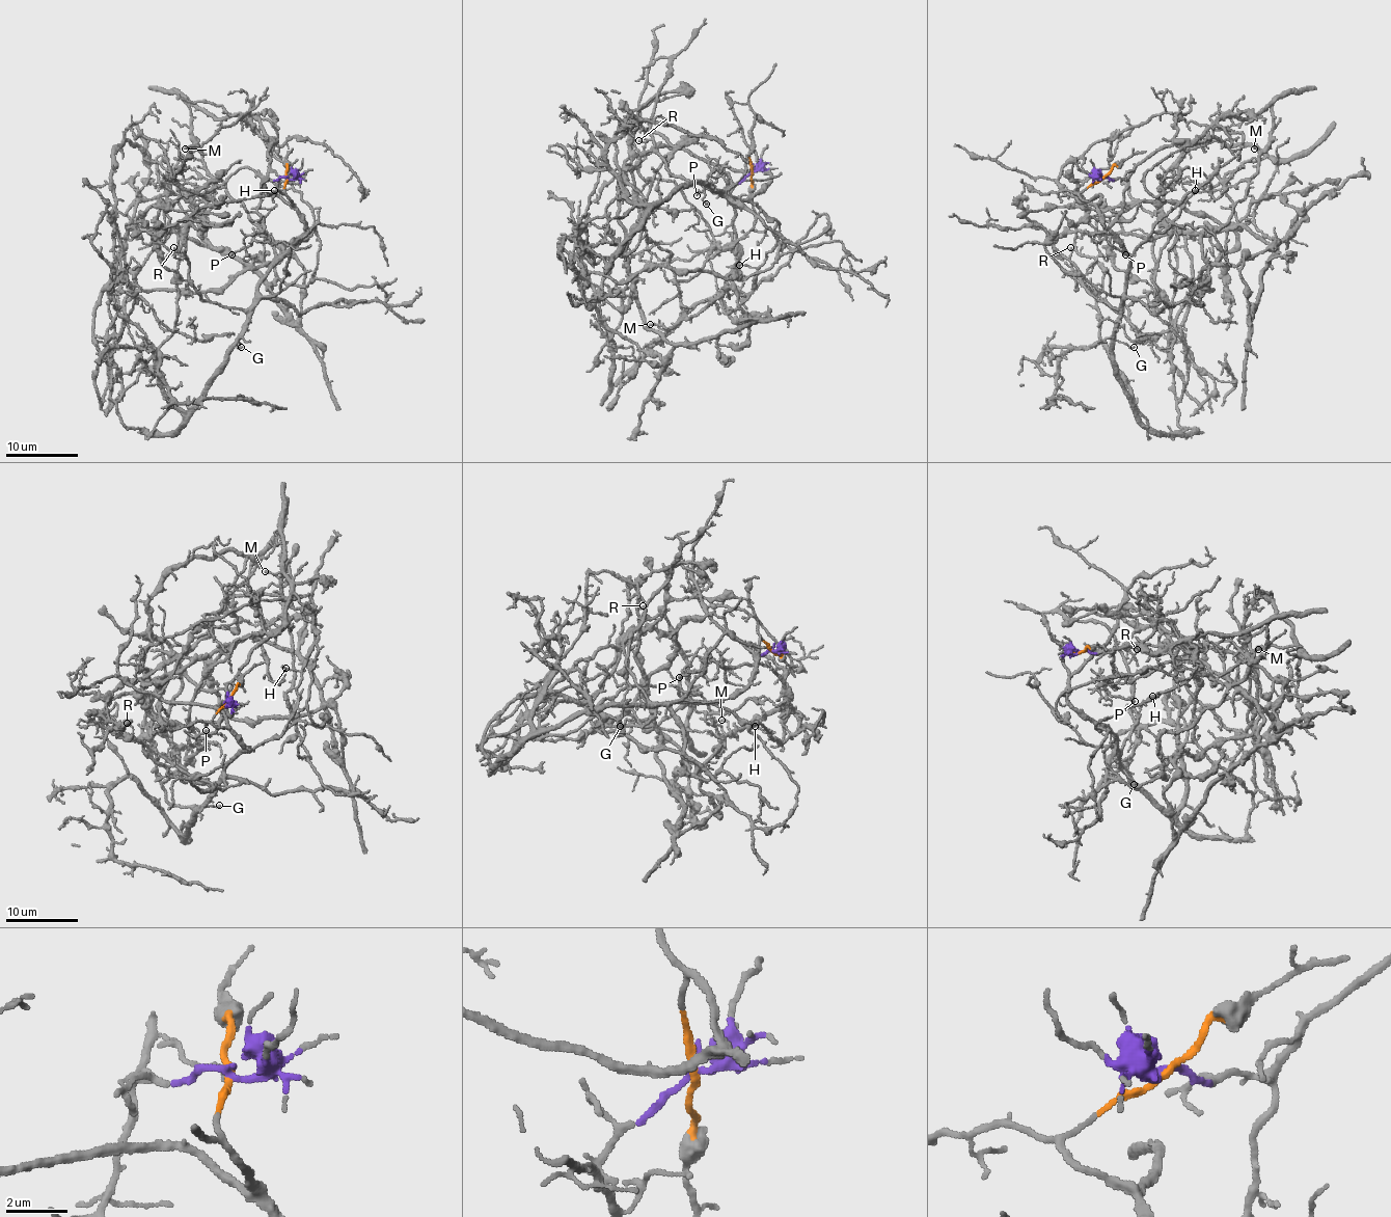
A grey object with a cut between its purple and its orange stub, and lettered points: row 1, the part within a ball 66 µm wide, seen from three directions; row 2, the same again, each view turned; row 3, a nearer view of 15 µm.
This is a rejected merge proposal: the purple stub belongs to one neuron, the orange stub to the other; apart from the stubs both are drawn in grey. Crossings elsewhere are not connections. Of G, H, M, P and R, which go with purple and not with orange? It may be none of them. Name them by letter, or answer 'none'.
M, P

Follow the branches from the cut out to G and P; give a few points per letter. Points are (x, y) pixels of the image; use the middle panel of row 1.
G: (752, 172), (749, 149), (769, 180), (752, 195), (735, 199), (705, 185), (703, 199), (707, 205)
P: (752, 172), (732, 190), (730, 197), (723, 192), (728, 178), (725, 172), (696, 195)

